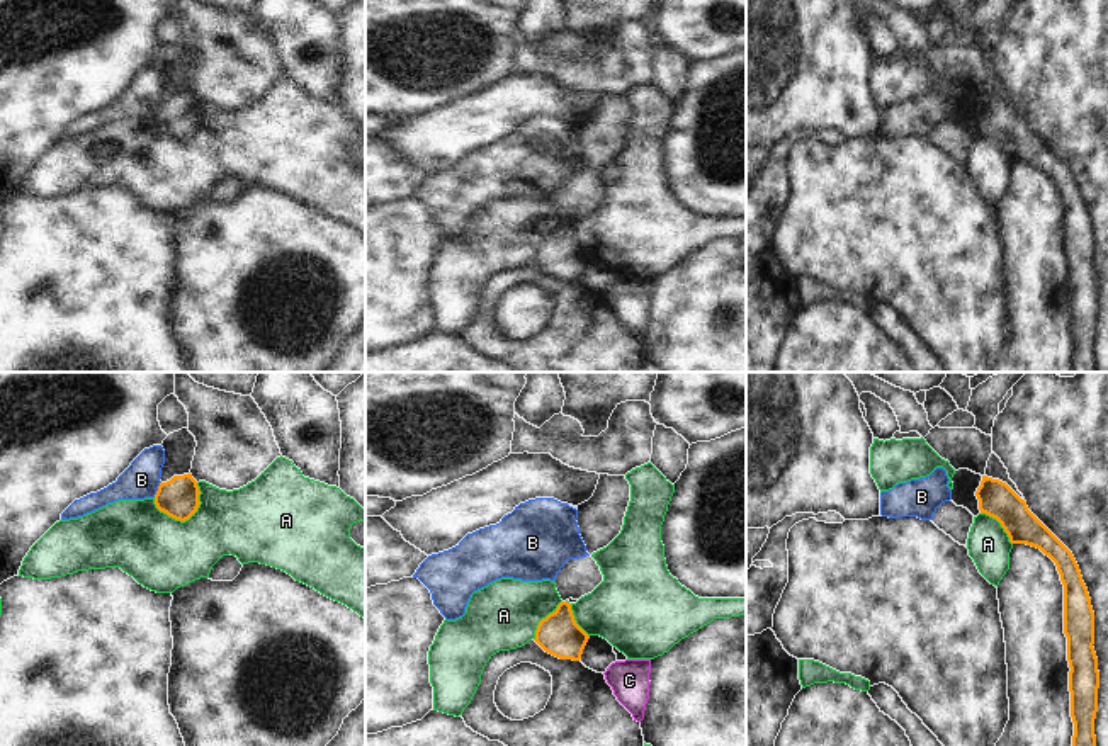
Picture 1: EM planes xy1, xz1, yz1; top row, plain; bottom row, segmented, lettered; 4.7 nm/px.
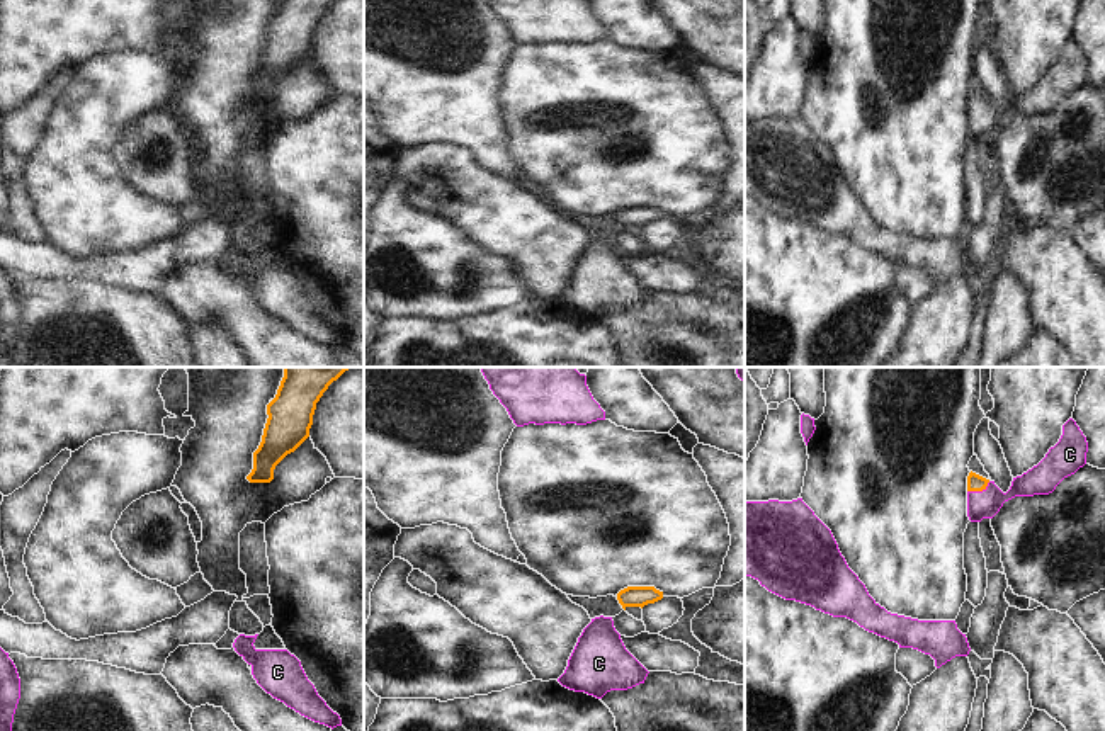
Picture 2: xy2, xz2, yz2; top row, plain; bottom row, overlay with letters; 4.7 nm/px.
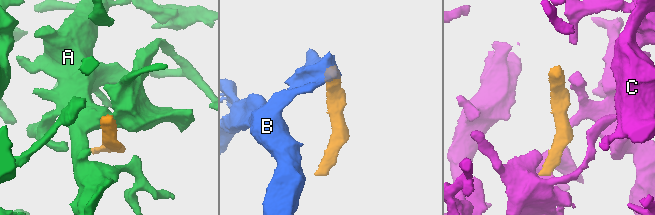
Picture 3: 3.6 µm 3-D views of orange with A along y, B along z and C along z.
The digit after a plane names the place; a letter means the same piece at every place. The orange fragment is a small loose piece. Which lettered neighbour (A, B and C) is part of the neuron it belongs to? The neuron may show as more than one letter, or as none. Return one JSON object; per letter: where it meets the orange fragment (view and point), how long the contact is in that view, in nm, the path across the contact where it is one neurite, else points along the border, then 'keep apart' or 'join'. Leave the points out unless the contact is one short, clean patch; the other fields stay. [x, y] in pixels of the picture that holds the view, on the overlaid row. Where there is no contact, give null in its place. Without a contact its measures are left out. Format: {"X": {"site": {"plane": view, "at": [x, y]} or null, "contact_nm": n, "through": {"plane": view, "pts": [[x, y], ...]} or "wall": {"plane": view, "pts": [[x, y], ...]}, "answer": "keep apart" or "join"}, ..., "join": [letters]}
{"A": {"site": {"plane": "xy1", "at": [180, 520]}, "contact_nm": 240, "wall": {"plane": "xy1", "pts": [[201, 491], [197, 508], [184, 520], [163, 514], [153, 498]]}, "answer": "keep apart"}, "B": {"site": {"plane": "xy1", "at": [158, 490]}, "contact_nm": 90, "wall": {"plane": "xy1", "pts": [[160, 481], [153, 497]]}, "answer": "keep apart"}, "C": {"site": {"plane": "yz2", "at": [978, 490]}, "contact_nm": 120, "through": {"plane": "yz2", "pts": [[974, 481], [978, 490], [986, 504]]}, "answer": "join"}, "join": ["C"]}

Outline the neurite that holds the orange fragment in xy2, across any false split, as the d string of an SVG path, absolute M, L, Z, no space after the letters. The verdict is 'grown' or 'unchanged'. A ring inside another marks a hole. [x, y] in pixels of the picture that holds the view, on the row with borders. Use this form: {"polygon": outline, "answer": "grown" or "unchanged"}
{"polygon": "M284 367L275 398L267 405L262 442L253 452L250 483L270 483L275 466L308 437L316 403L350 367Z", "answer": "unchanged"}

